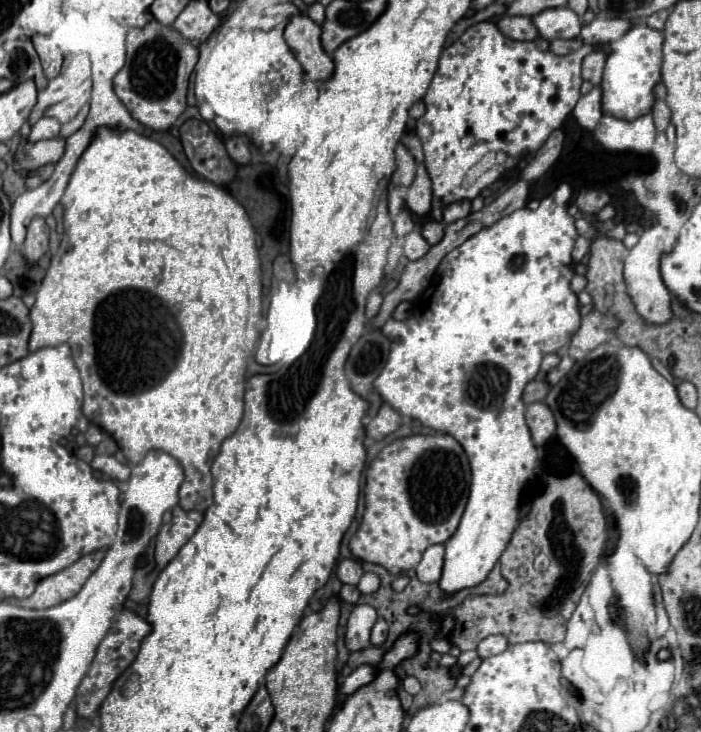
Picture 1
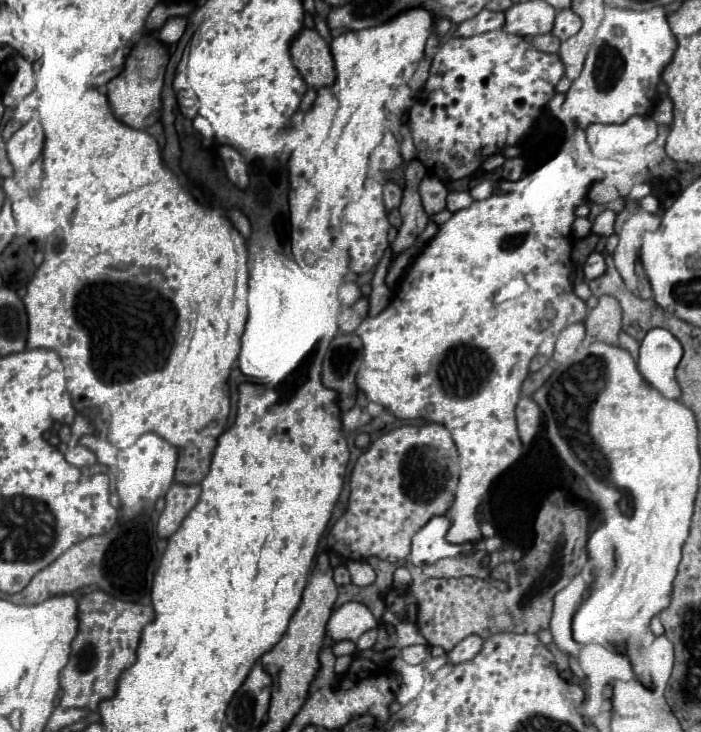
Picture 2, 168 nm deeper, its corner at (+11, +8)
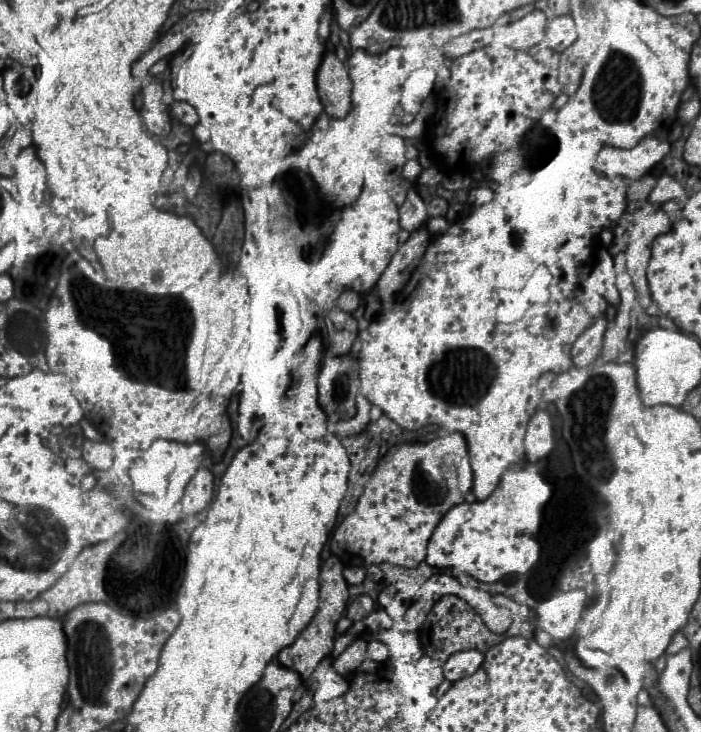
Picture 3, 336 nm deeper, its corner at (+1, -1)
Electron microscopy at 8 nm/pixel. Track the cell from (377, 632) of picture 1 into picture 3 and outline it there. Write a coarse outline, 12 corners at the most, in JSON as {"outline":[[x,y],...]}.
{"outline":[[370,641],[368,657],[382,663],[390,657],[384,643]]}

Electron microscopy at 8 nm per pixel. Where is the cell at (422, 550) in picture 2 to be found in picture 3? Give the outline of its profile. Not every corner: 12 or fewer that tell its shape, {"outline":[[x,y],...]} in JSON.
{"outline":[[508,469],[454,505],[426,563],[482,583],[528,573],[552,485]]}

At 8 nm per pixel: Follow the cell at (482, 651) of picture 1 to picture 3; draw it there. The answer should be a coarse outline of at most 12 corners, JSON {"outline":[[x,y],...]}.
{"outline":[[480,651],[448,657],[442,671],[454,683],[482,665]]}

